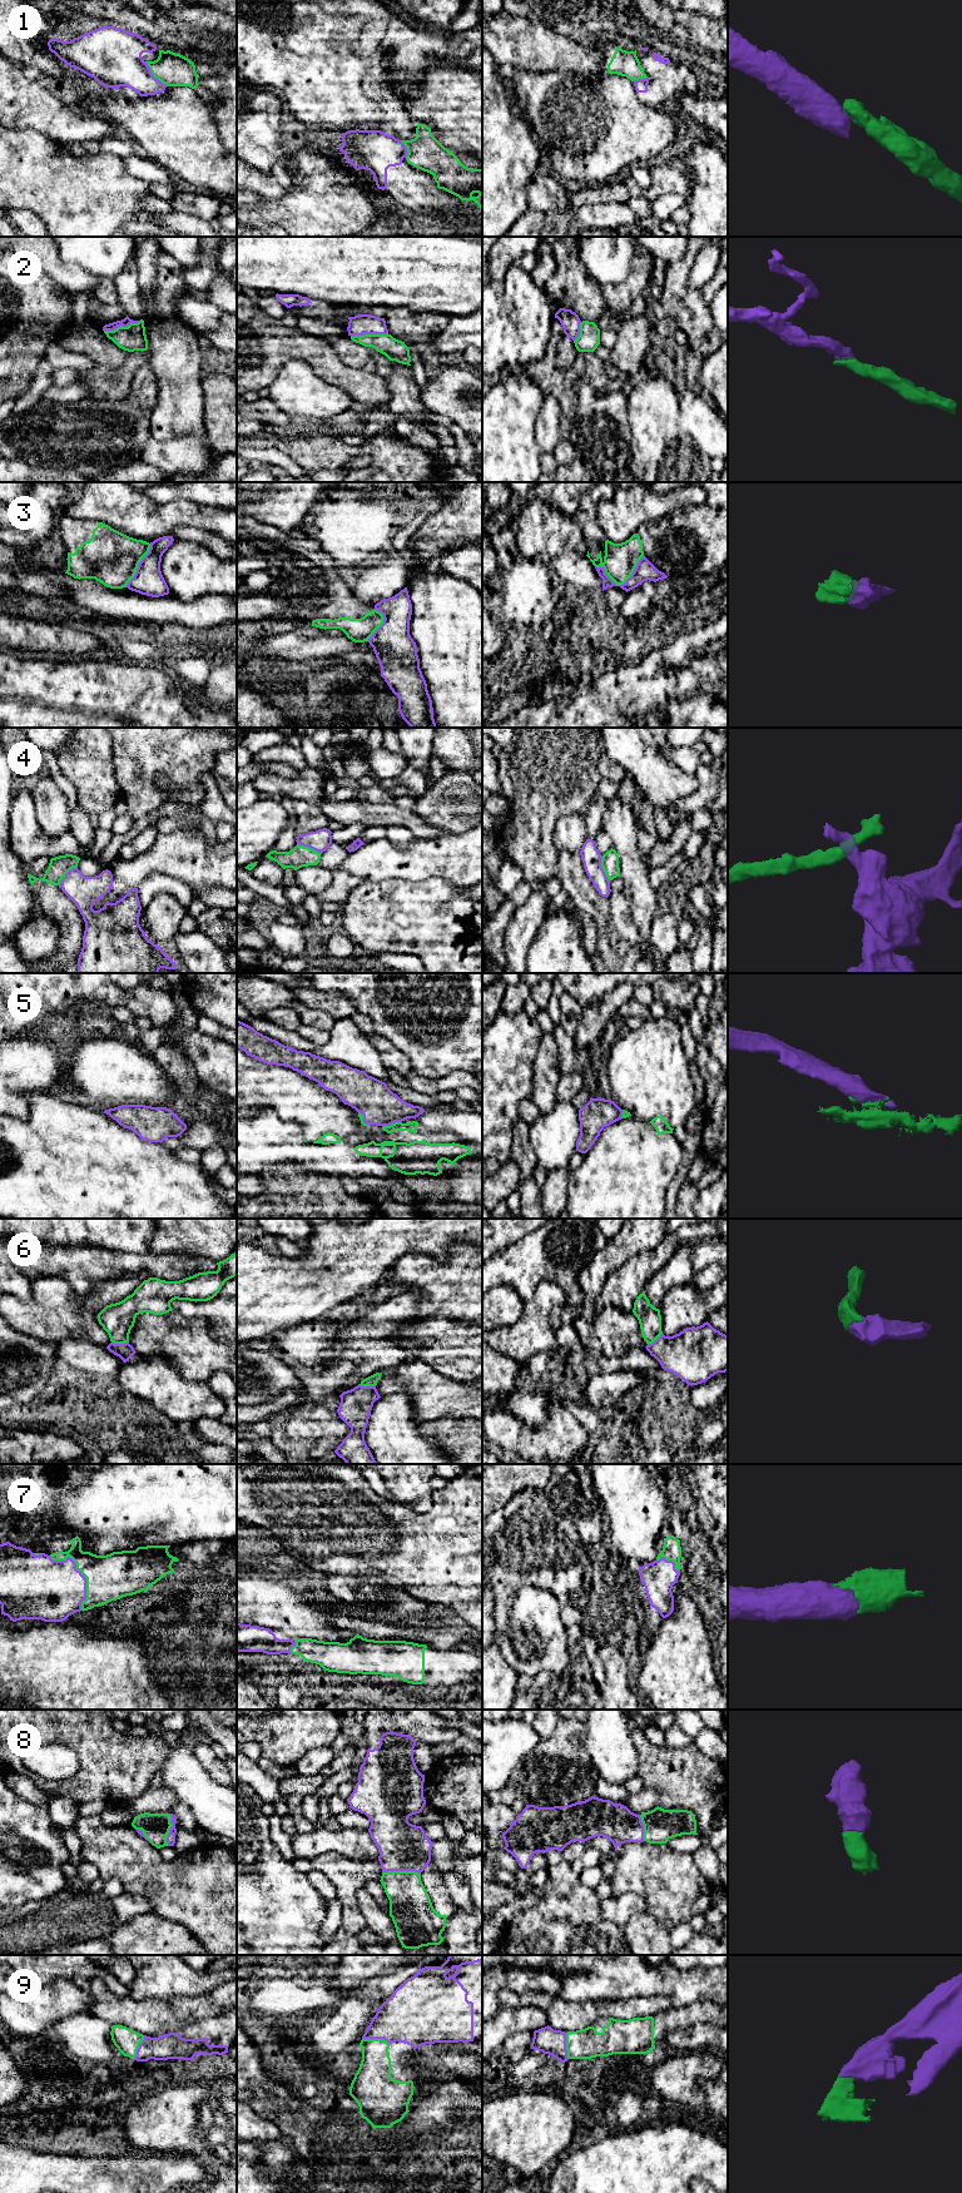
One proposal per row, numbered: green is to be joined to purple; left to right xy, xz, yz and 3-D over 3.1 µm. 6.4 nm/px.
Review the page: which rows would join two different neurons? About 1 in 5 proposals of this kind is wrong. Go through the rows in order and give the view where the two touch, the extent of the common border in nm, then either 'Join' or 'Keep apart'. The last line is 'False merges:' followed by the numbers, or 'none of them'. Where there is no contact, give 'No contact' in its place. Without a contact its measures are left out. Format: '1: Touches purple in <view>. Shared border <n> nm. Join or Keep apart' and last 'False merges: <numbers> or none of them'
1: Touches purple in xy. Shared border 220 nm. Keep apart
2: Touches purple in xz. Shared border 240 nm. Join
3: Touches purple in yz. Shared border 320 nm. Keep apart
4: Touches purple in yz. Shared border 180 nm. Keep apart
5: Touches purple in xz. Shared border 130 nm. Join
6: Touches purple in xy. Shared border 110 nm. Join
7: Touches purple in xy. Shared border 400 nm. Join
8: Touches purple in xz. Shared border 240 nm. Join
9: Touches purple in xz. Shared border 190 nm. Join
False merges: 1, 3, 4

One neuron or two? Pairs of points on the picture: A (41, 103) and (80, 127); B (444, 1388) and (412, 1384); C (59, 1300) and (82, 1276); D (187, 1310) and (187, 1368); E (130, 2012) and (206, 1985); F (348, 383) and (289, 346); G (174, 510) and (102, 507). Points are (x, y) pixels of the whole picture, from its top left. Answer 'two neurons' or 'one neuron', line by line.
A: one neuron
B: one neuron
C: two neurons
D: two neurons
E: two neurons
F: one neuron
G: one neuron

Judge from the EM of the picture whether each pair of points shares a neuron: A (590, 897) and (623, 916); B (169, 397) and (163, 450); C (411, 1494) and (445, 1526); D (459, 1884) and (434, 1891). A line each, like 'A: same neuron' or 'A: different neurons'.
A: different neurons
B: different neurons
C: different neurons
D: different neurons

